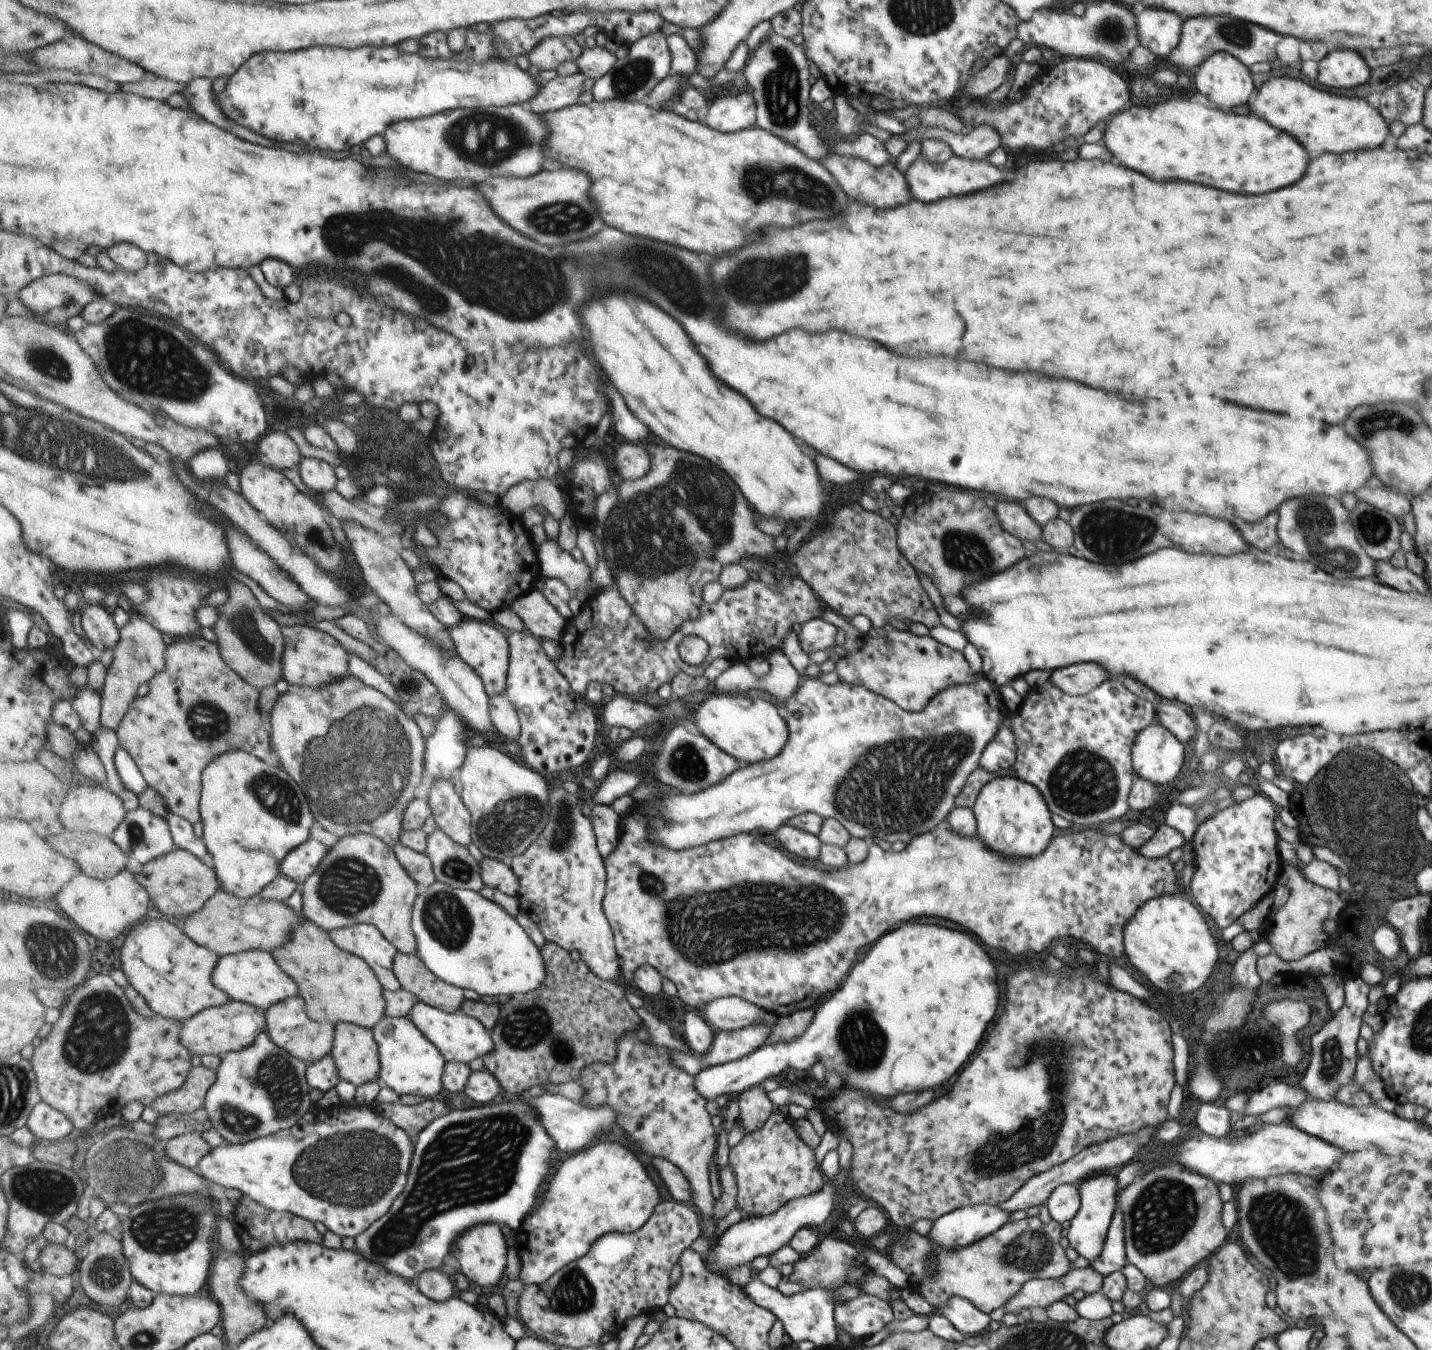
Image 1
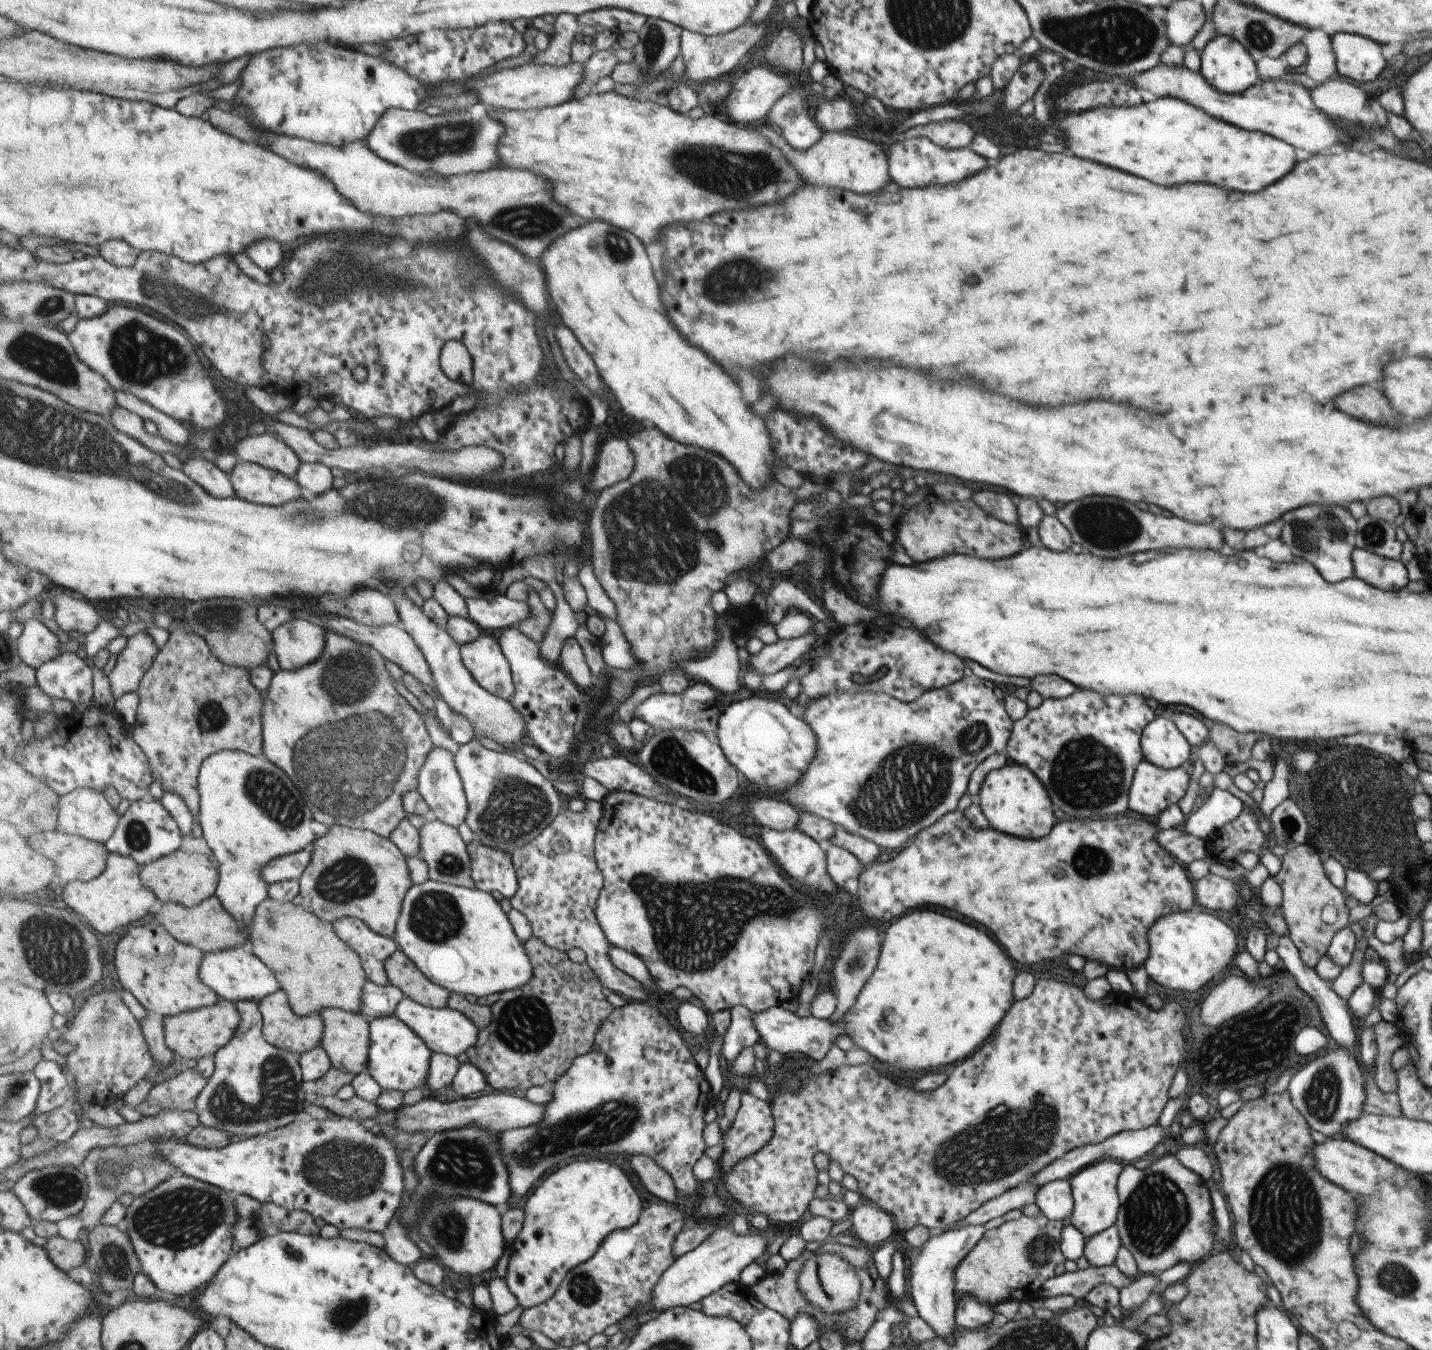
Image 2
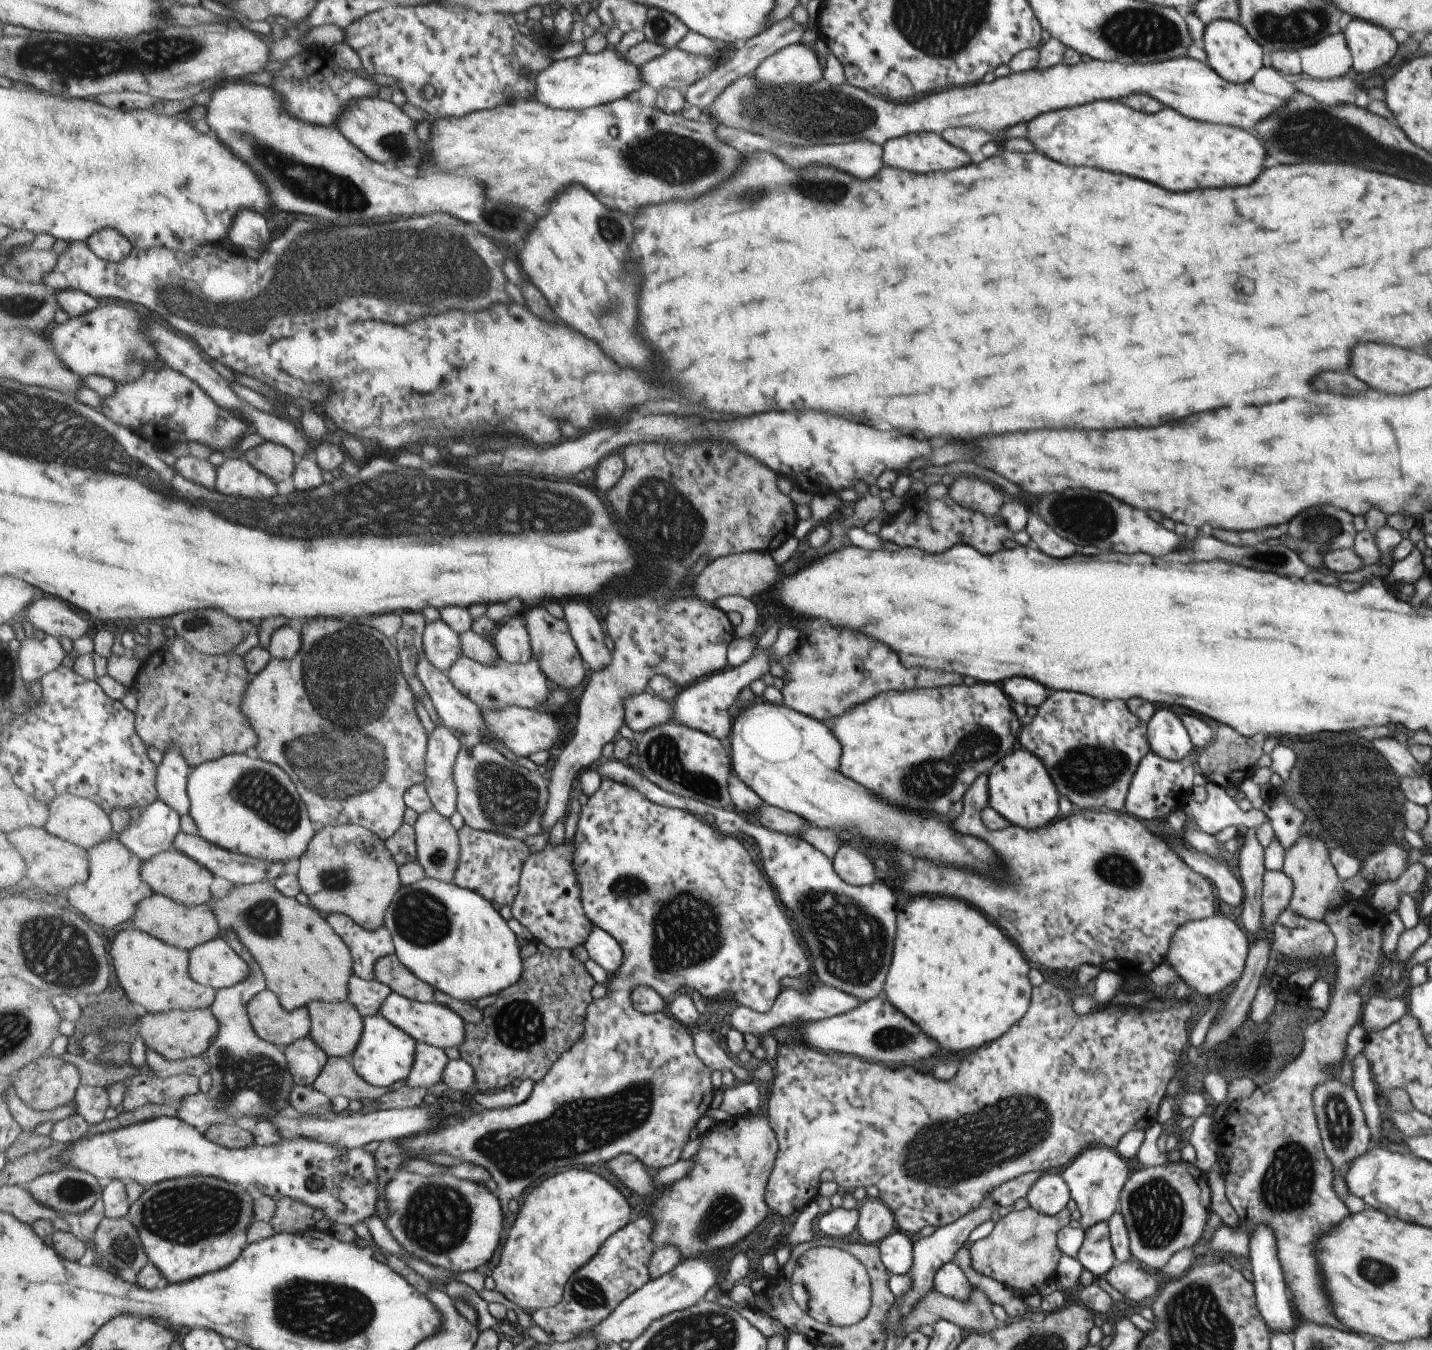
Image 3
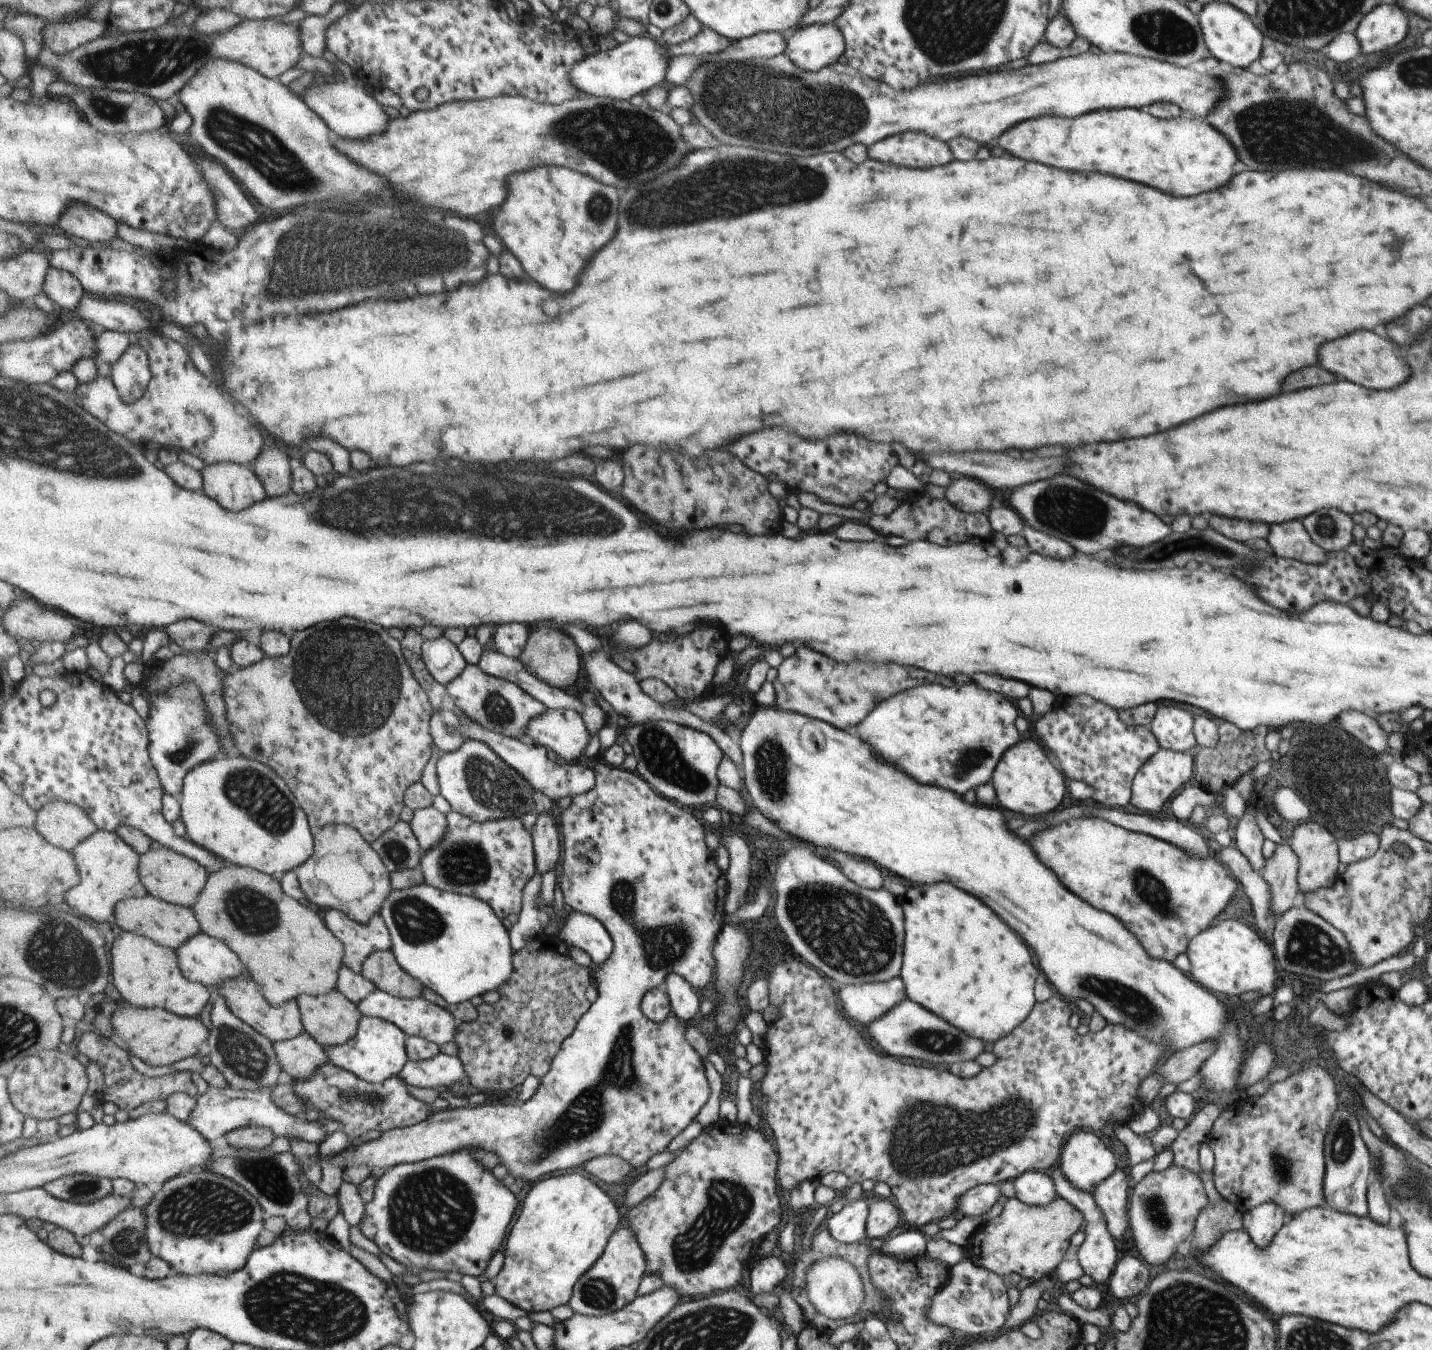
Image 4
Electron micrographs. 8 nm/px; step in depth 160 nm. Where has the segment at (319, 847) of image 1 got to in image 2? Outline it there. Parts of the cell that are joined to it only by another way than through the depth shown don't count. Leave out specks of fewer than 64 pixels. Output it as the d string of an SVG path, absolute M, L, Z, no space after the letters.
M300 851L291 855L271 860L267 868L263 868L263 880L271 885L275 882L289 881L292 879L300 880L311 864L313 852Z

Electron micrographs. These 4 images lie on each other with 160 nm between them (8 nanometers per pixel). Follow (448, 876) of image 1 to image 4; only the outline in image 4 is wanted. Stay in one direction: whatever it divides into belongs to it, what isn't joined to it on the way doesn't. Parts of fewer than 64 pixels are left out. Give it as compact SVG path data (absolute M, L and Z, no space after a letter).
M433 807L415 811L410 826L422 845L423 853L431 852L431 848L437 848L450 831L446 814Z

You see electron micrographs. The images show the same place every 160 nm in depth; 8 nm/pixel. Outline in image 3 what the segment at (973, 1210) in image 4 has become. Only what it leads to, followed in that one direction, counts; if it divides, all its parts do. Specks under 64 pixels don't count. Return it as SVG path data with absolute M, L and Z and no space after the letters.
M1027 1172L1021 1174L1012 1180L997 1186L995 1190L989 1192L987 1203L992 1204L994 1207L1000 1208L1001 1210L1014 1204L1018 1198L1025 1198L1027 1190L1031 1188L1033 1182L1037 1182L1048 1172Z

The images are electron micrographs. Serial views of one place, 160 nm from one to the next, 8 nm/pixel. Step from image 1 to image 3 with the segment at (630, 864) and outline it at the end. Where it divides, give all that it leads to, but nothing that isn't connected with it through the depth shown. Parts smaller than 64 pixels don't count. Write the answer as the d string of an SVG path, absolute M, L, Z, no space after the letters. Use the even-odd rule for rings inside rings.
M980 774L961 796L963 810L961 816L953 822L953 828L961 834L971 834L985 840L995 852L999 852L1007 870L1007 880L997 886L997 882L987 878L981 880L981 876L965 870L941 868L925 860L915 860L917 870L907 872L903 882L903 888L909 894L943 894L975 906L989 920L999 924L1011 942L1015 934L1015 944L1023 956L1037 966L1067 970L1081 964L1093 964L1103 971L1111 970L1123 979L1132 979L1131 976L1135 974L1141 976L1143 972L1147 975L1153 967L1162 964L1171 934L1179 924L1213 915L1211 882L1187 868L1185 862L1167 846L1167 842L1124 811L1107 812L1100 809L1099 812L1073 812L1059 822L1055 820L1035 832L1027 832L1023 828L1007 828L1001 832L987 830L979 820L981 810L989 808L986 774ZM607 777L602 779L602 785L595 794L588 797L588 801L581 807L573 809L573 815L578 817L578 824L575 842L575 870L579 876L579 882L583 884L583 907L586 909L587 917L590 918L594 926L601 928L622 945L625 952L625 962L623 968L619 972L615 972L613 976L609 974L607 983L605 984L606 993L603 998L593 999L593 1002L587 1006L585 1012L585 1030L579 1038L579 1042L574 1045L571 1050L563 1052L559 1056L559 1060L553 1064L553 1069L549 1070L549 1074L539 1082L532 1083L530 1089L529 1100L513 1108L485 1110L480 1107L467 1107L464 1113L453 1114L445 1118L445 1124L441 1126L441 1130L437 1132L429 1132L429 1134L417 1134L417 1136L409 1136L401 1140L401 1146L407 1148L410 1152L410 1158L417 1159L421 1154L439 1154L446 1152L454 1157L458 1162L472 1163L483 1167L492 1178L498 1183L501 1190L501 1200L503 1202L503 1214L505 1220L509 1211L509 1202L517 1200L529 1186L533 1186L539 1178L549 1176L553 1172L557 1172L559 1168L573 1166L573 1164L583 1164L583 1166L593 1166L599 1162L609 1163L611 1160L621 1155L637 1156L649 1170L658 1171L661 1168L667 1168L681 1161L683 1148L687 1148L689 1141L689 1132L699 1124L699 1120L711 1109L714 1091L713 1082L711 1082L711 1070L705 1066L703 1060L697 1056L694 1044L695 1037L687 1034L685 1027L674 1018L669 1018L657 1012L657 1014L644 1014L638 1012L631 1002L631 992L635 986L649 986L653 988L663 998L674 997L681 992L690 992L696 990L703 996L703 999L719 999L717 996L728 992L732 994L732 1000L735 1003L745 1006L757 1013L768 1012L774 1005L773 1000L777 996L779 990L779 980L785 976L806 976L811 972L809 970L809 962L807 962L808 949L803 943L800 934L795 934L795 926L789 924L789 918L781 912L781 904L775 896L773 890L769 886L769 882L763 878L763 874L757 870L757 866L751 862L749 854L745 852L745 848L729 838L725 834L721 834L716 827L703 824L697 819L697 816L691 811L683 809L666 807L653 802L648 796L640 793L636 788L617 782Z

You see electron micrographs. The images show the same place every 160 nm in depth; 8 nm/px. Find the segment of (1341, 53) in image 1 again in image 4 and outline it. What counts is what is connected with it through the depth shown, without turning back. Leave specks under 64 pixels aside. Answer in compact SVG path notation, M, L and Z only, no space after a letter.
M1397 4L1375 6L1355 28L1361 54L1383 52L1399 44L1407 32L1407 14Z

